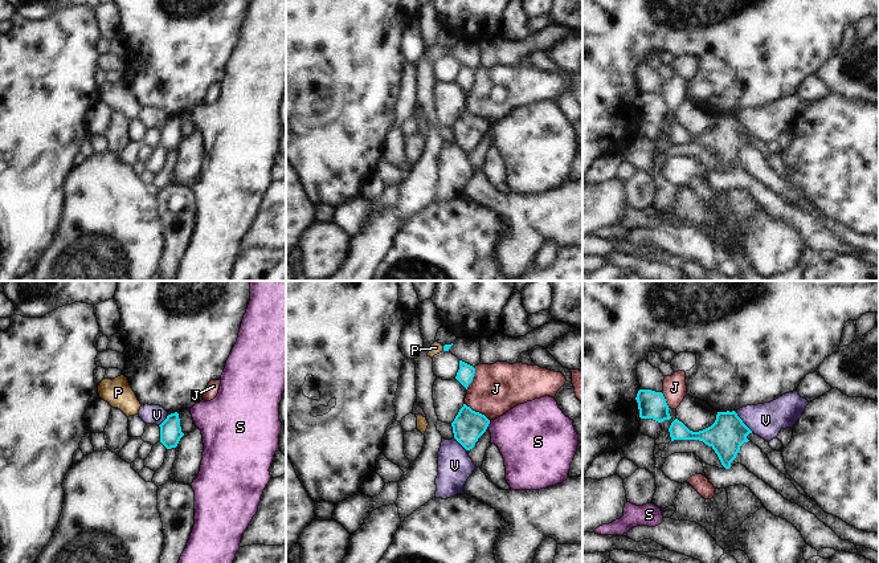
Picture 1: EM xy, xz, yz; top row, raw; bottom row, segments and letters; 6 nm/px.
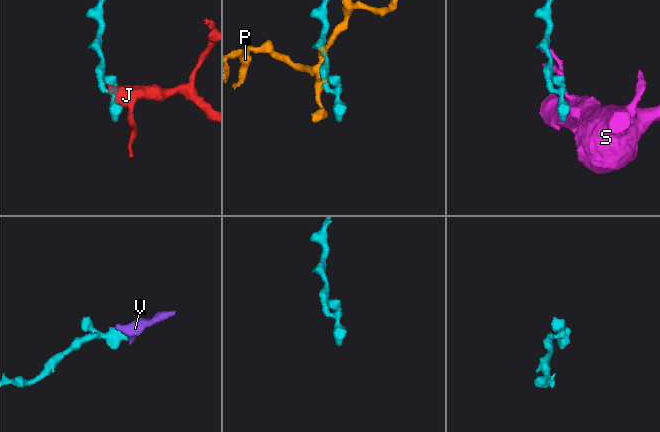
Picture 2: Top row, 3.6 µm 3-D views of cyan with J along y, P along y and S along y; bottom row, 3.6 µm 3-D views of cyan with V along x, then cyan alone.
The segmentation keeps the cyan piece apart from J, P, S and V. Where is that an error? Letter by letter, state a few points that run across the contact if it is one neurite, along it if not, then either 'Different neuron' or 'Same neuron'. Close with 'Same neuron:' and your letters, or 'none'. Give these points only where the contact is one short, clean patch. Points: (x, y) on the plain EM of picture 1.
J: Different neuron
P: Different neuron
S: Different neuron
V: Line: yz (734, 114), (752, 134). Different neuron
Same neuron: none

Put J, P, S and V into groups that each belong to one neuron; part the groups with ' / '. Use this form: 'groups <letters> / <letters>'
groups J / P / S V

